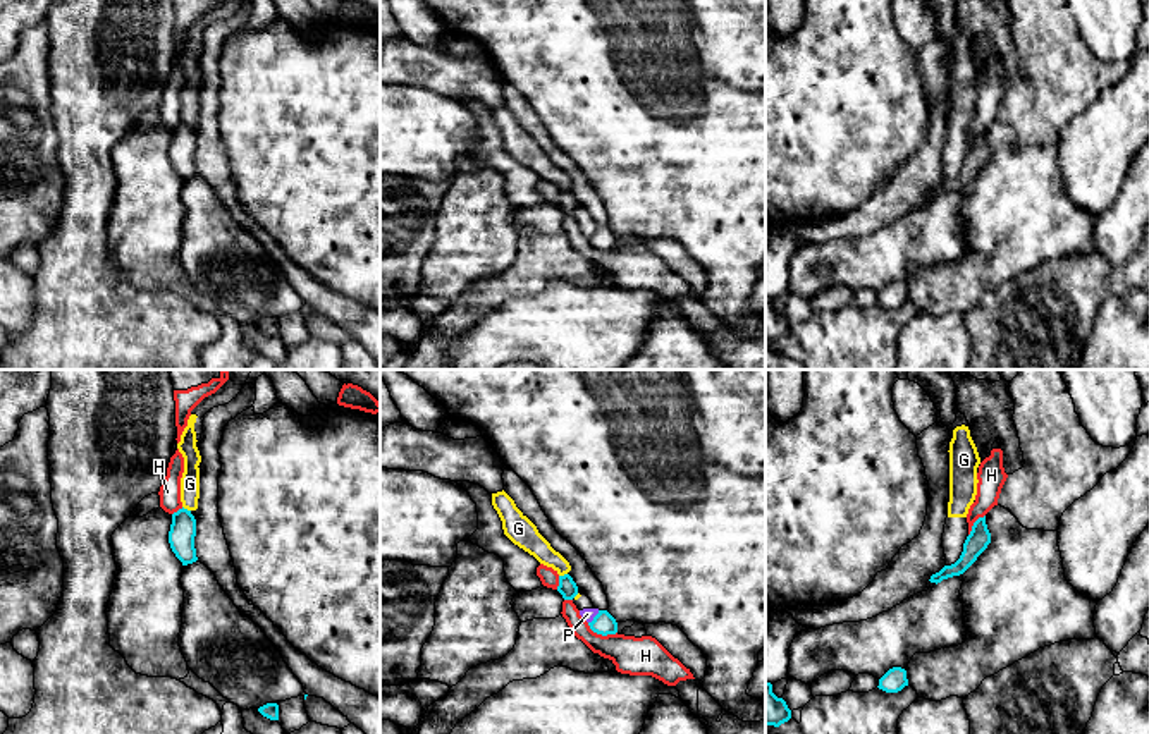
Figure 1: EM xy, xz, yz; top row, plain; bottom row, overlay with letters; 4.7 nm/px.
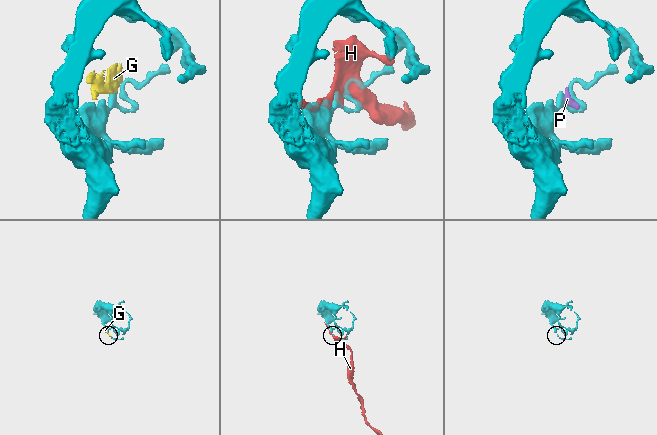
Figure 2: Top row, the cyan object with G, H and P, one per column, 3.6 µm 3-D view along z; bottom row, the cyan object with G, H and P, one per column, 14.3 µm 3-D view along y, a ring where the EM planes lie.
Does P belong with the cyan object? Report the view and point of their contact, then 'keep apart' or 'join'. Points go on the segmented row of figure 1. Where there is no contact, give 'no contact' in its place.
meets cyan in xz at (594, 617); keep apart

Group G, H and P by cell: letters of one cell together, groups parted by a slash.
G P / H

